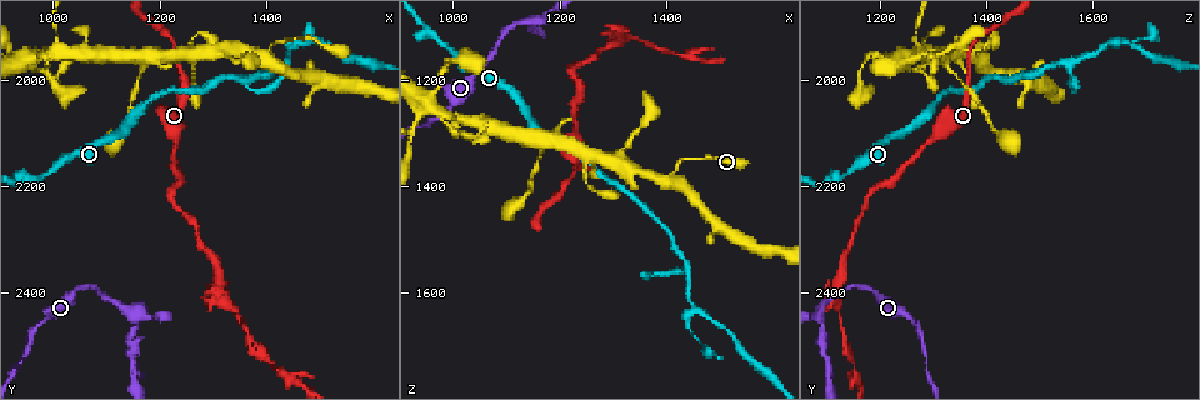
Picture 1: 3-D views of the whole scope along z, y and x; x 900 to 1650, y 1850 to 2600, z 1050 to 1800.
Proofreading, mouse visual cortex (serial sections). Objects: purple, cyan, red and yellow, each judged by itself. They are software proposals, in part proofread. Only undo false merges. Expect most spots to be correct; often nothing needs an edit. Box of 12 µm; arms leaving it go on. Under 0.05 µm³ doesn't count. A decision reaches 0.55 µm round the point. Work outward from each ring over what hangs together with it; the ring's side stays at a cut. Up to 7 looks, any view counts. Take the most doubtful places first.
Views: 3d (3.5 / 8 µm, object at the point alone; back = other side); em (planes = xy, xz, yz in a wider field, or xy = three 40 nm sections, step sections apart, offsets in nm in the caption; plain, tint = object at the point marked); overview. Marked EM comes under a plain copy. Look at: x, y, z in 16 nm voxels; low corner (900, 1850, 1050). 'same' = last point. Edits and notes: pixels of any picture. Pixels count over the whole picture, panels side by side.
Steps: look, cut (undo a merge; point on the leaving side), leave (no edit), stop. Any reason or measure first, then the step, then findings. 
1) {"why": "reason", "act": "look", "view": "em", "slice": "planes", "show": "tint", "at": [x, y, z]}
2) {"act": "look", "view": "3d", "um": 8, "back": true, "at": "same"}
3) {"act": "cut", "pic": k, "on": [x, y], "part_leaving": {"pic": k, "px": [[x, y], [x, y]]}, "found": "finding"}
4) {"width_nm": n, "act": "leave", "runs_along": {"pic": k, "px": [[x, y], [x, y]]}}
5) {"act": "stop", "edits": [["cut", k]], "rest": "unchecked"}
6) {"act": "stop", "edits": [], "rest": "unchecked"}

{"why": "thick turns thin", "act": "look", "view": "3d", "um": 3.5, "at": [1325, 2420, 1125]}

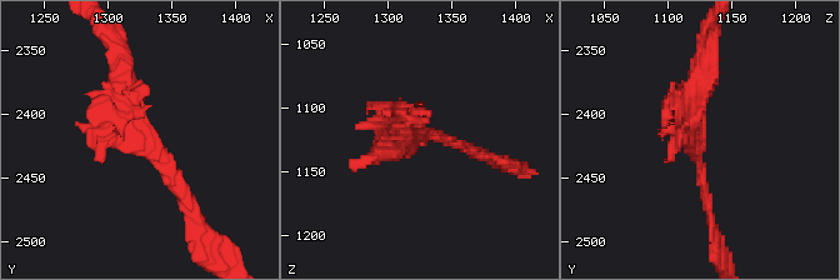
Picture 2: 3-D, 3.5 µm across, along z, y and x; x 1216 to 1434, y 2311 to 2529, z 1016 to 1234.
{"why": "now the EM", "act": "look", "view": "em", "slice": "planes", "show": "tint", "at": [1324, 2420, 1122]}

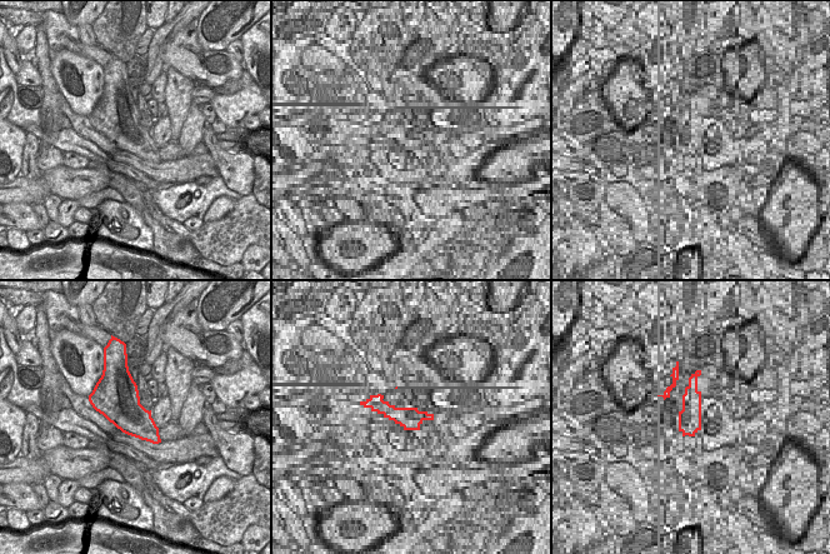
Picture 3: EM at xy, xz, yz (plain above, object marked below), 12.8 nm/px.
{"act": "leave", "found": "continuous, no second cell"}

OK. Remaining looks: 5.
{"why": "thin neck", "act": "look", "view": "3d", "um": 3.5, "at": [1000, 1915, 1265]}

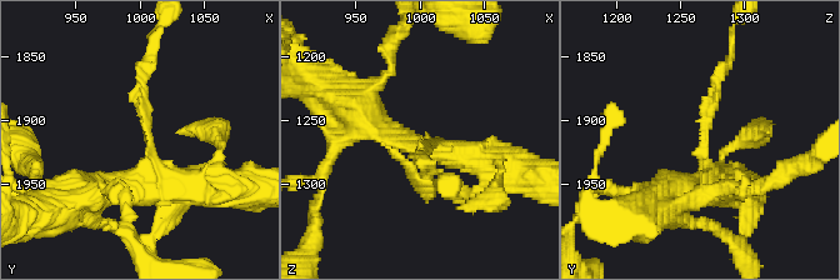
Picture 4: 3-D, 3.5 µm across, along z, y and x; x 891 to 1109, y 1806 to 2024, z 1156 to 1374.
{"arm_widths_nm": [150, 350], "act": "look", "view": "em", "slice": "planes", "show": "tint", "at": [1004, 1908, 1268]}

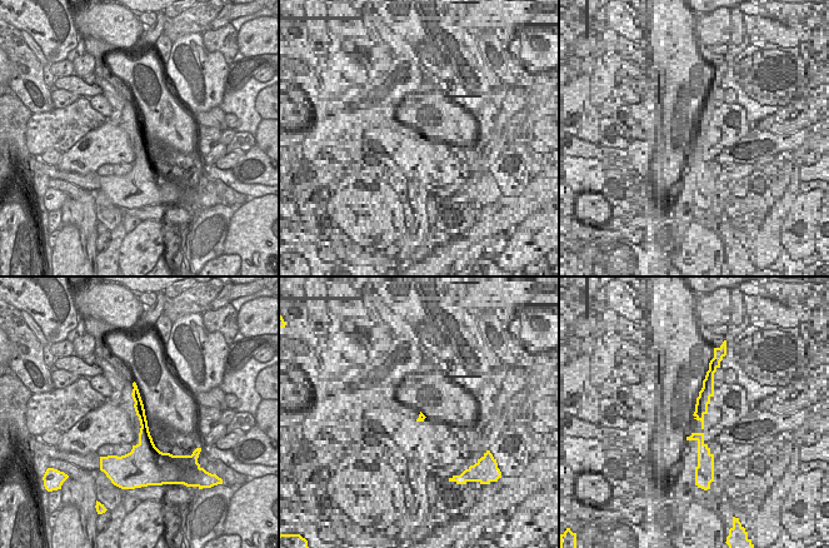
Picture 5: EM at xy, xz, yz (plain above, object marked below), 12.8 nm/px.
{"width_nm": 160, "act": "leave", "runs_along": {"pic": 4, "px": [[718, 185], [704, 131], [730, 58]]}, "found": "continuous, no second cell"}

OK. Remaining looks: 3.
{"why": "branch point", "act": "look", "view": "3d", "um": 3.5, "at": [1460, 1930, 1630]}

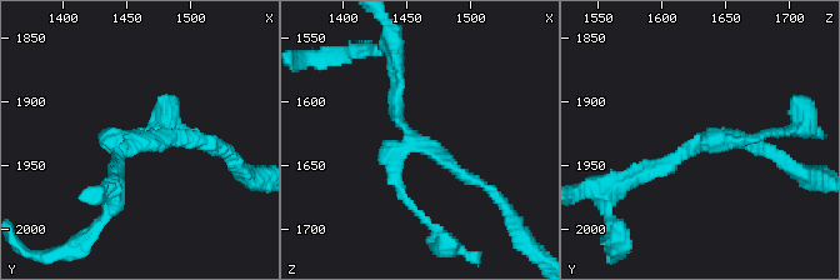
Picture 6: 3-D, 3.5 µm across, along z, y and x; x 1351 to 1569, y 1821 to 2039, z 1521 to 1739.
{"arms": 3, "arm_widths_nm": [150, 200, 200], "why": "now the EM", "act": "look", "view": "em", "slice": "xy", "step": 2, "show": "tint", "at": [1458, 1932, 1628]}

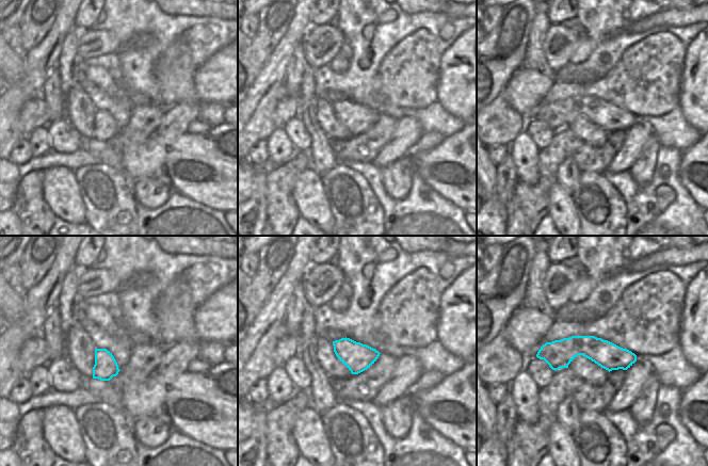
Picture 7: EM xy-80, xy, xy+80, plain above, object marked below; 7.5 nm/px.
{"width_nm": 220, "act": "leave", "runs_along": {"pic": 6, "px": [[400, 74], [404, 129], [488, 189]]}, "found": "continuous, no second cell"}

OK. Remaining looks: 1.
{"act": "stop", "edits": [], "rest": "unchecked"}

